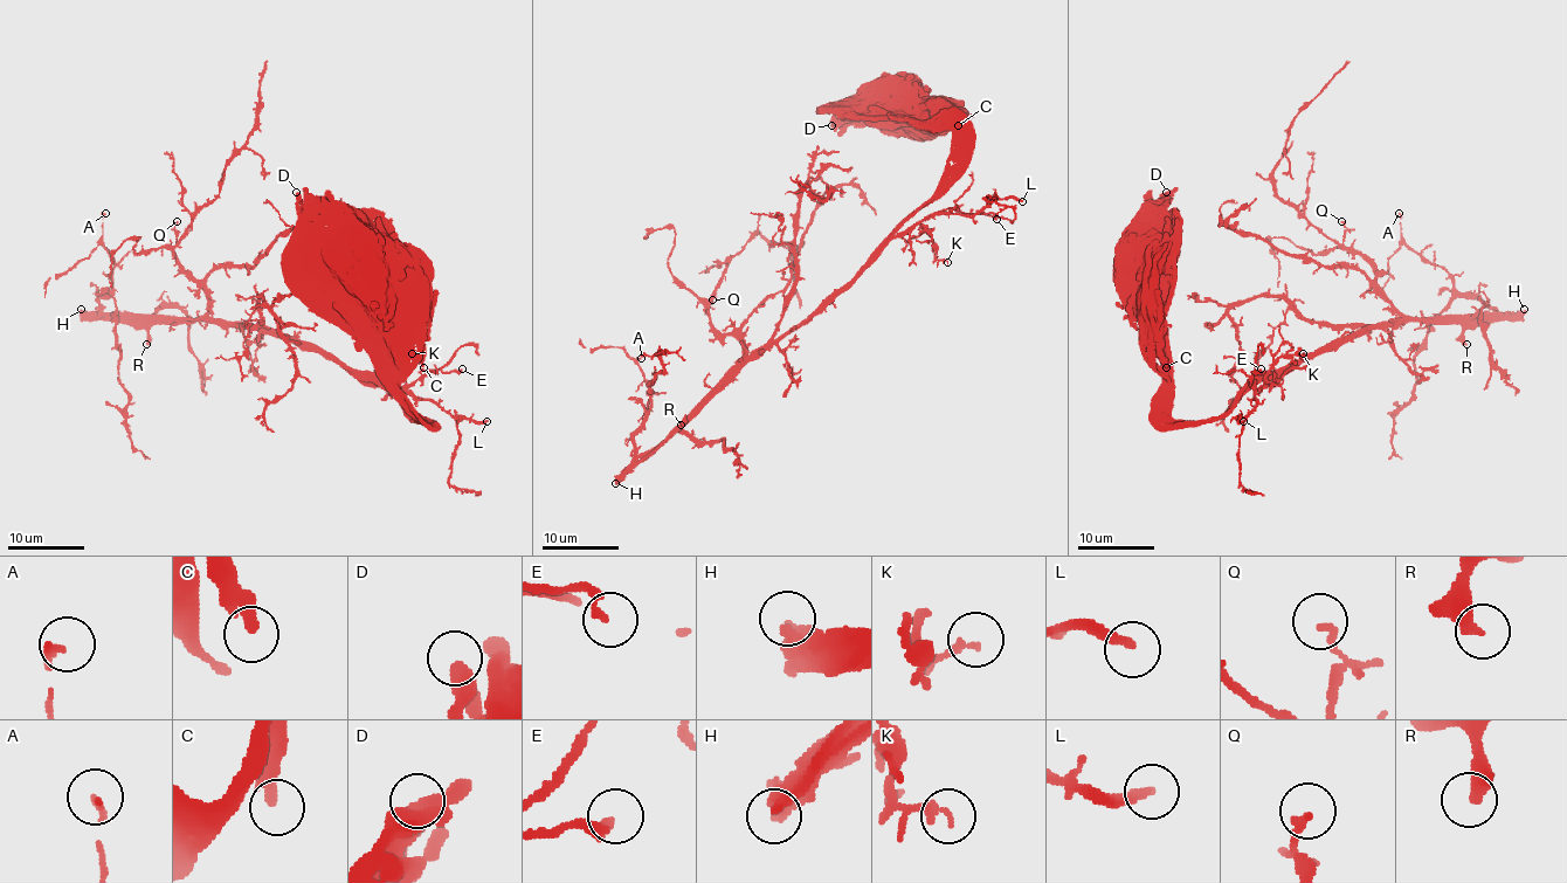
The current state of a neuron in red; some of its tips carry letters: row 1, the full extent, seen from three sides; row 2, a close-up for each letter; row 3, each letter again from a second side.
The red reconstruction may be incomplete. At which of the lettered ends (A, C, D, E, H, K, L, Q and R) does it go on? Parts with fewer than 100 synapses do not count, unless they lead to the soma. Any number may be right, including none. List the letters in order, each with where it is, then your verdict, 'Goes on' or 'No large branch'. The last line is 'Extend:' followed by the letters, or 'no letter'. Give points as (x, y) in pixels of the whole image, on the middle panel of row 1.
A: Place: (641, 358). No large branch
C: Place: (958, 125). No large branch
D: Place: (832, 125). No large branch
E: Place: (996, 219). No large branch
H: Place: (615, 483). Goes on
K: Place: (947, 262). No large branch
L: Place: (1022, 201). No large branch
Q: Place: (712, 299). No large branch
R: Place: (681, 425). No large branch
Extend: H

